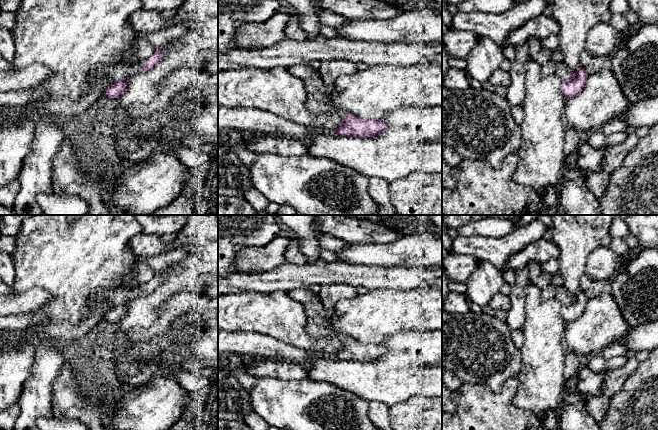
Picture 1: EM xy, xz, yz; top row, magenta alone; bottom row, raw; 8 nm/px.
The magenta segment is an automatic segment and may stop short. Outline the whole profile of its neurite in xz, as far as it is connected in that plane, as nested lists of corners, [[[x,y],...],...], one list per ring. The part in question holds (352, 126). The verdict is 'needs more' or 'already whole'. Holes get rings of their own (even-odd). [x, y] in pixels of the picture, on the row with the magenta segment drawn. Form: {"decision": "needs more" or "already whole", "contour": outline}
{"decision": "needs more", "contour": [[[309,64],[290,66],[287,70],[304,83],[307,92],[305,106],[309,112],[313,114],[334,112],[342,117],[342,122],[335,131],[336,134],[368,138],[385,131],[386,125],[381,119],[362,119],[332,105],[329,101],[332,87],[326,85],[322,81],[319,71]]]}

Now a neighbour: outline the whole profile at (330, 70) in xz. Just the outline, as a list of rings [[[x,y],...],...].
[[[336,59],[321,61],[318,71],[324,84],[333,87],[339,76],[356,73],[358,68],[354,62]]]

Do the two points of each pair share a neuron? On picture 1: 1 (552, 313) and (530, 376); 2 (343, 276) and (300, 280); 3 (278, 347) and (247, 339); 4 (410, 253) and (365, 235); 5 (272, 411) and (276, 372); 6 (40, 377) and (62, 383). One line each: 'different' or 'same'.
1: same
2: same
3: same
4: different
5: different
6: different

